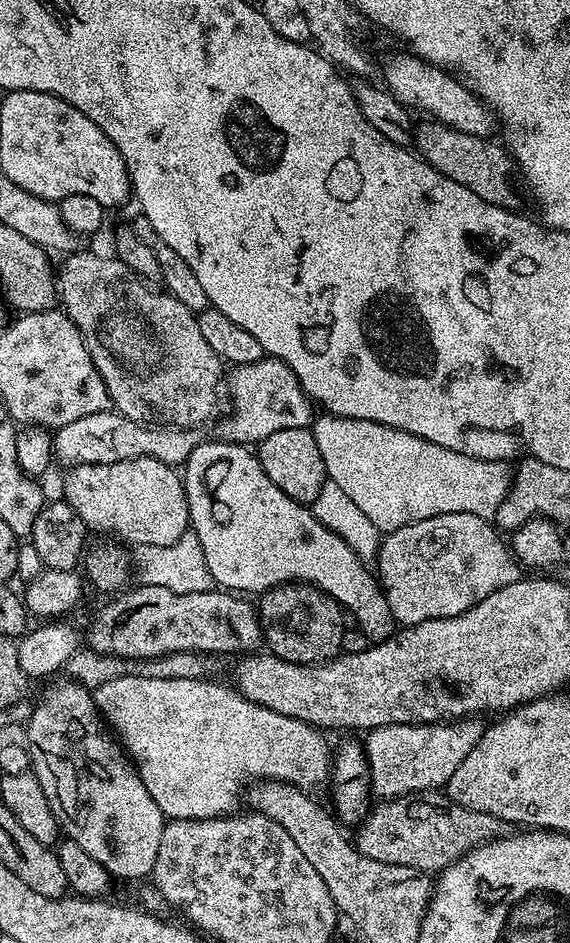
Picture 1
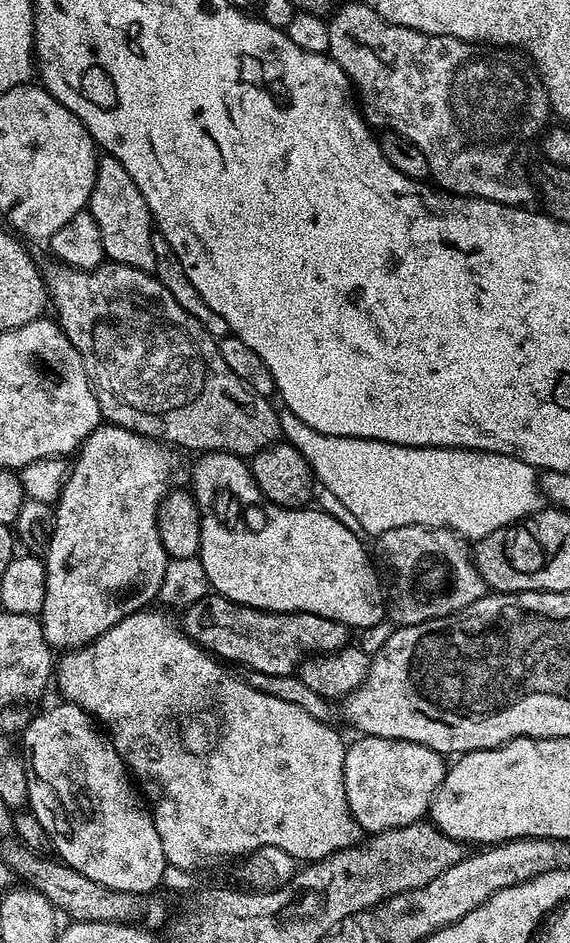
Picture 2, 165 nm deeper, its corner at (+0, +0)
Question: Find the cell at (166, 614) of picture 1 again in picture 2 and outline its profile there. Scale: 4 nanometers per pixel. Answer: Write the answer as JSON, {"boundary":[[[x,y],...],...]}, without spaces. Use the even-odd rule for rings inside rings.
{"boundary":[[[215,594],[204,596],[183,609],[182,616],[182,631],[195,644],[221,661],[233,660],[236,664],[245,664],[245,669],[261,671],[262,674],[290,675],[299,669],[301,660],[309,654],[335,654],[349,643],[350,629],[342,622],[334,622],[330,618],[322,618],[309,612],[263,612],[257,608],[242,606],[238,602],[230,602],[225,596]]]}

